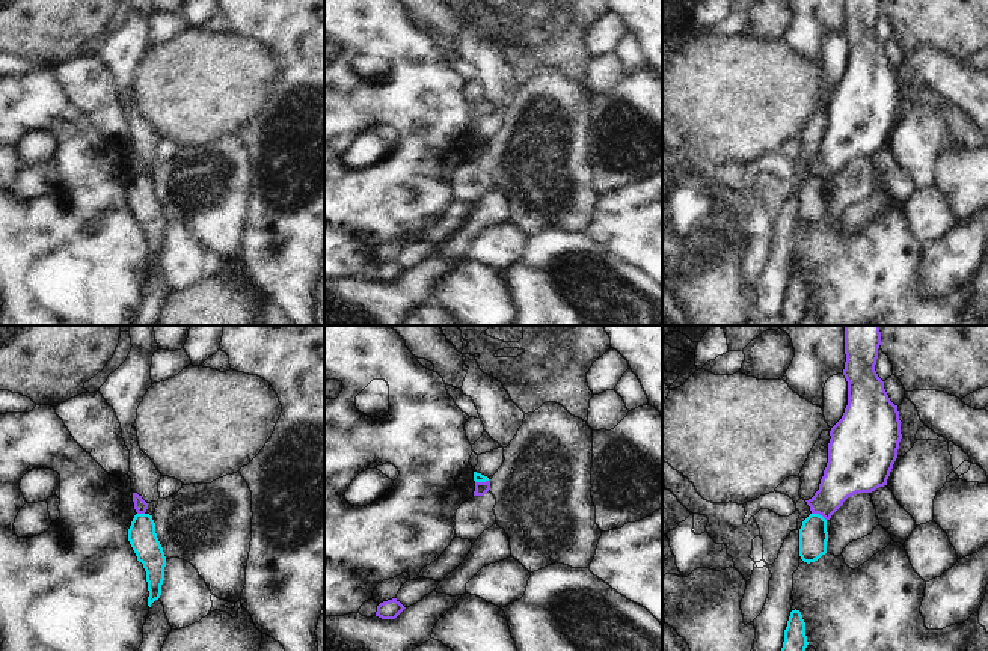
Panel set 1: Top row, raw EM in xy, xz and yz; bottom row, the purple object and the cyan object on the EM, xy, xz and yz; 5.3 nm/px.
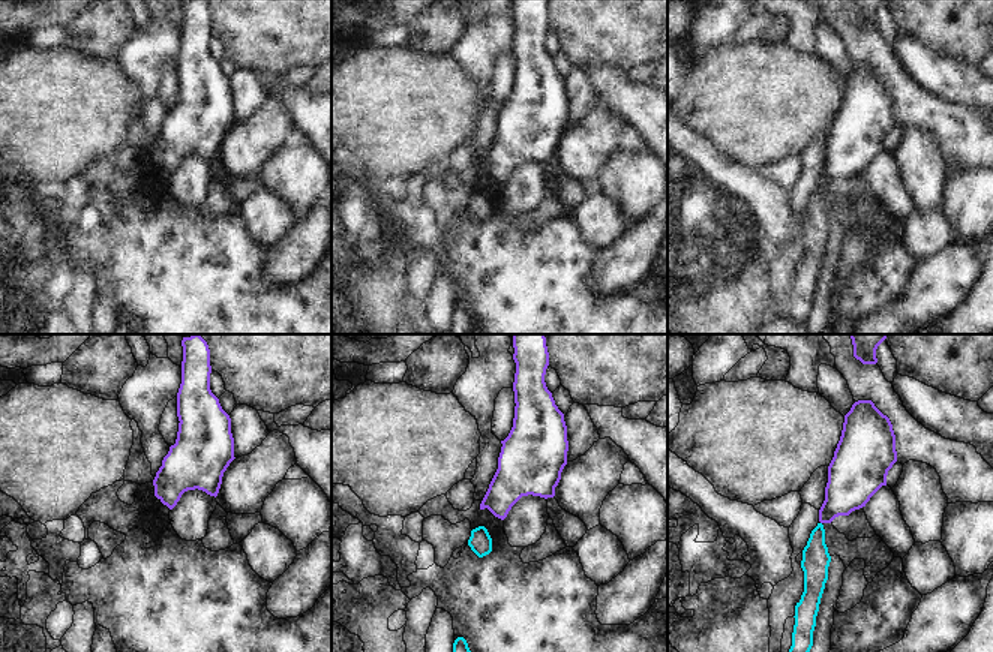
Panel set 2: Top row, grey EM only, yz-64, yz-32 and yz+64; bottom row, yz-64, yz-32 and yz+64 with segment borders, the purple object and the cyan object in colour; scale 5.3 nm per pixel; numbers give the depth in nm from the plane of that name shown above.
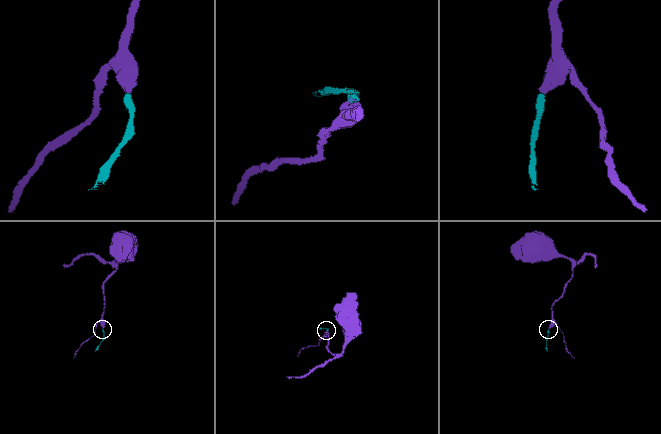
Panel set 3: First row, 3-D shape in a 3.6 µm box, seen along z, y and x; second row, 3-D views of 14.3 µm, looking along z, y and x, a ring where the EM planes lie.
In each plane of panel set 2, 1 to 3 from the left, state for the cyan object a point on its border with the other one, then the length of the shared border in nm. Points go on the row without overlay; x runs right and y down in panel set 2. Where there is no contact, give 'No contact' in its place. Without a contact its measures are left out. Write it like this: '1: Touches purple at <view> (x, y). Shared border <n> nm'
1: No contact
2: No contact
3: No contact

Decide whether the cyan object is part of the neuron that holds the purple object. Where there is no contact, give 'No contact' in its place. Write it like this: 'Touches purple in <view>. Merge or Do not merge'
Touches purple in yz. Do not merge

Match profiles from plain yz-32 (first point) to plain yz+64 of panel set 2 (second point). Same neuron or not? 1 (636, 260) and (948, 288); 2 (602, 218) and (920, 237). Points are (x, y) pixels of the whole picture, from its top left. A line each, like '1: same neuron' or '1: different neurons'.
1: same neuron
2: same neuron

